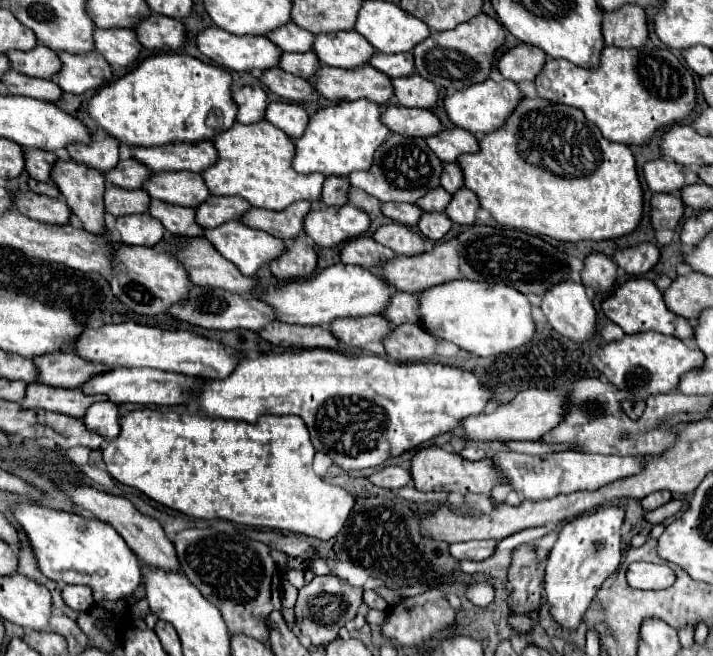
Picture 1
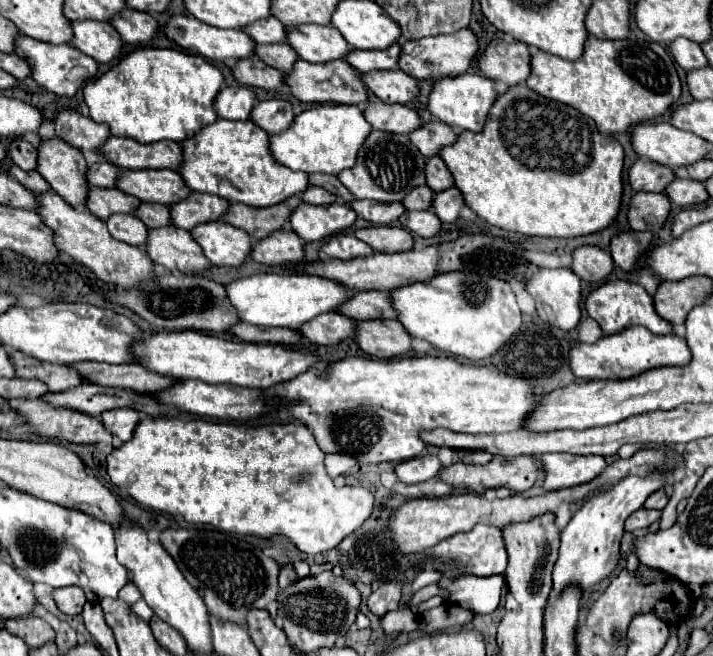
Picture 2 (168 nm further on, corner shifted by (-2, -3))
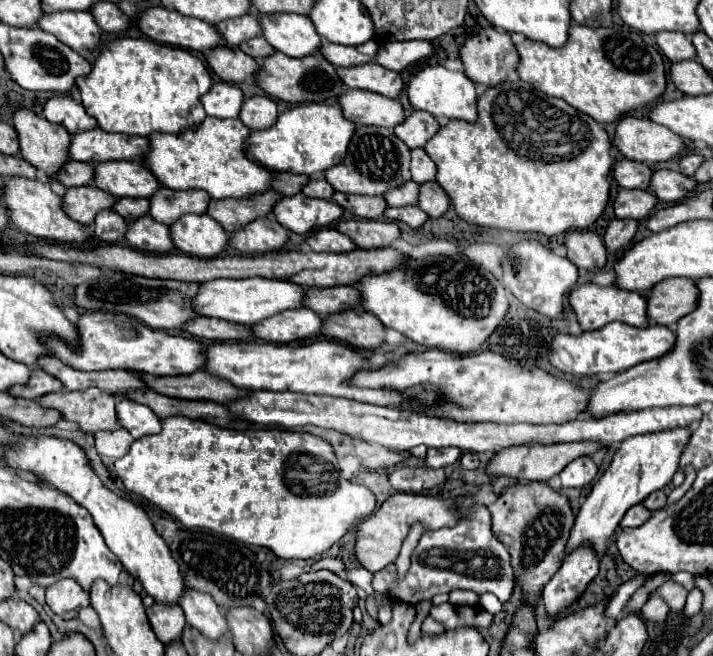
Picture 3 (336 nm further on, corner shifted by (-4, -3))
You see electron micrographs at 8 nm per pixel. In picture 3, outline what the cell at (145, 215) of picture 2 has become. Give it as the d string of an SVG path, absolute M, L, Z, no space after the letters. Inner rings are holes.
M119 198L113 208L119 216L123 216L127 222L137 220L139 216L149 214L149 200L147 198Z

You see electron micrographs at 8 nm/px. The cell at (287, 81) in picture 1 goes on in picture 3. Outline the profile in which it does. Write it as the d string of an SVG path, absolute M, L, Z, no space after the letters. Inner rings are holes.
M219 46L213 48L211 52L205 54L205 60L209 64L209 68L225 82L243 82L255 76L259 64L257 60L253 60L251 56L247 56L245 52L241 52L239 48L233 46Z

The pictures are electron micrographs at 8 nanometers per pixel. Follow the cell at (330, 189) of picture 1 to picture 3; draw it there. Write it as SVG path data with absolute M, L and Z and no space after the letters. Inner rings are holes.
M319 178L319 180L309 180L309 182L303 186L301 192L303 192L305 196L309 196L309 198L325 198L325 200L329 200L335 190L331 188L331 184L327 184L327 180Z

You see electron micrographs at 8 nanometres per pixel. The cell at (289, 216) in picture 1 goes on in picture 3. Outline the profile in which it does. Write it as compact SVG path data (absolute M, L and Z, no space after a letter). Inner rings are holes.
M267 190L263 194L255 194L251 198L223 198L223 200L209 200L207 214L221 224L227 234L243 228L251 220L259 216L267 216L275 202L281 198L277 190Z

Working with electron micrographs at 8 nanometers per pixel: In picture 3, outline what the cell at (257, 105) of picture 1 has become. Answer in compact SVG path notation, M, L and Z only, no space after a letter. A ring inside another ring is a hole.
M217 82L199 100L201 100L207 116L237 118L239 116L239 108L243 104L243 92L235 84Z

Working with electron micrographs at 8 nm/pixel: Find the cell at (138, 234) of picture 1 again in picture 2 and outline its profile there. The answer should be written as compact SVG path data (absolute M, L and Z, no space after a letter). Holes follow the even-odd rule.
M113 214L107 220L107 228L113 238L133 246L143 246L149 236L149 228L135 214Z

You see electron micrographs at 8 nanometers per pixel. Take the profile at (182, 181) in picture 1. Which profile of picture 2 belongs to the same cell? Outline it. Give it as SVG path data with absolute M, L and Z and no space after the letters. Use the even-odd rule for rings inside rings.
M125 170L117 180L117 188L143 202L169 206L191 194L191 188L175 170Z

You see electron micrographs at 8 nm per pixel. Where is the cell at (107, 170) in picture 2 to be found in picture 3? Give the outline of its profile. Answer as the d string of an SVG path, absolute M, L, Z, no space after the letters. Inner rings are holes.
M69 160L69 164L63 164L63 168L53 176L53 180L59 182L59 184L63 184L65 188L71 188L71 186L91 184L93 182L91 176L93 176L91 164Z

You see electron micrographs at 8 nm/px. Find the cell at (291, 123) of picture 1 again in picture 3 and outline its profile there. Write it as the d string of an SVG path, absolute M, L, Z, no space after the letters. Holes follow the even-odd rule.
M253 96L245 98L243 108L239 112L239 120L249 128L249 130L263 130L275 124L279 112L277 104L269 96Z

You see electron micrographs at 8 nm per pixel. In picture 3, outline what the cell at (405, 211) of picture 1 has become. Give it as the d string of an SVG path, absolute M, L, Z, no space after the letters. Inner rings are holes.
M335 192L331 200L337 202L343 210L359 218L379 218L387 208L387 202L381 196L347 196L347 194Z

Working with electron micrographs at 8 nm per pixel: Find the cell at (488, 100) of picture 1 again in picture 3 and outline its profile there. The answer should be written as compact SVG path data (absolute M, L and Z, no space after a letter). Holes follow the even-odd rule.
M439 64L425 66L409 78L407 96L409 96L409 102L411 102L413 108L425 110L439 120L453 120L453 118L465 120L465 122L475 122L477 120L475 84L463 72L453 72L453 70L447 70Z

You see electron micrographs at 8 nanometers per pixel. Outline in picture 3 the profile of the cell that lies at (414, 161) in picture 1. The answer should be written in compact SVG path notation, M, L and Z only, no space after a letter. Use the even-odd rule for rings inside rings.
M355 126L355 134L351 136L347 156L341 164L327 168L325 178L337 192L383 196L385 190L411 180L409 162L411 150L395 136L393 130L379 126Z

